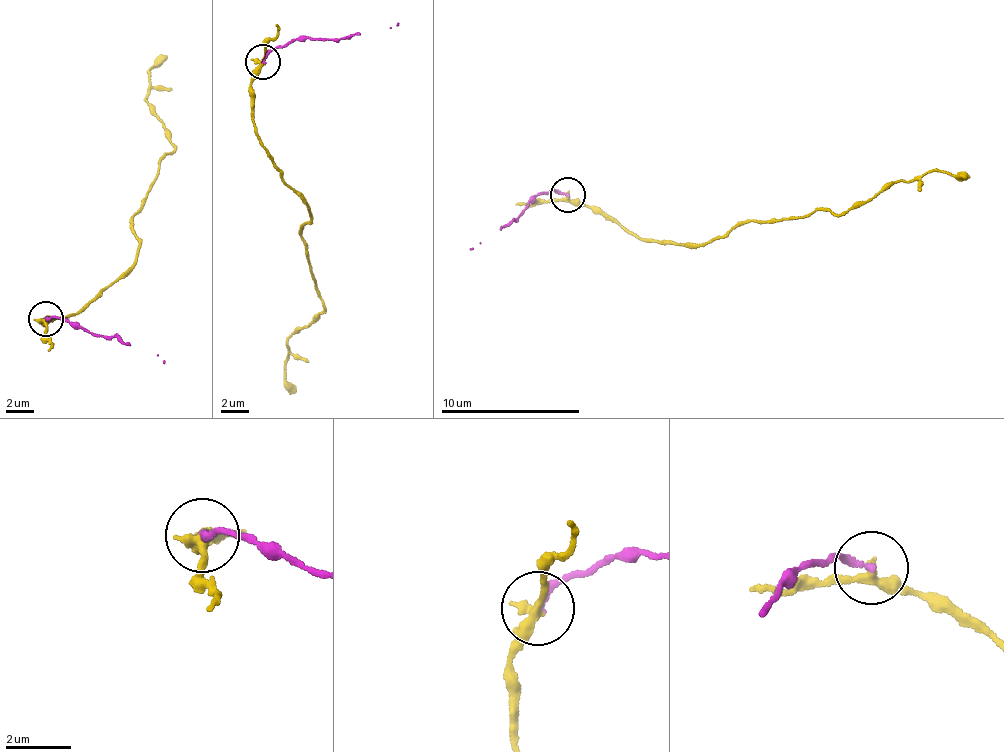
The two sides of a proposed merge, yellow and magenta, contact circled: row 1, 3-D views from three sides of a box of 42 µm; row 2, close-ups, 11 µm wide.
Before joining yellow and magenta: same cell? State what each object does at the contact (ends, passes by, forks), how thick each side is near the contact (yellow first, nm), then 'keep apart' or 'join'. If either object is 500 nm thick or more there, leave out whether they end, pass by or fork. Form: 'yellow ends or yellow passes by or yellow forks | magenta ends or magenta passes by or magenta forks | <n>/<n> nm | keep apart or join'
yellow passes by | magenta ends | 280/200 nm | keep apart

